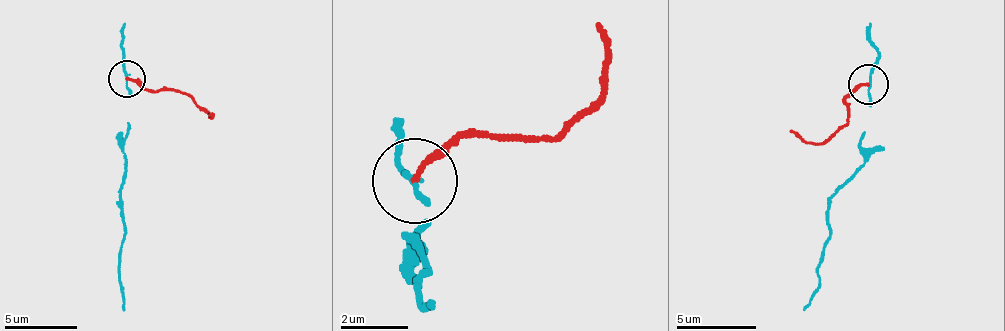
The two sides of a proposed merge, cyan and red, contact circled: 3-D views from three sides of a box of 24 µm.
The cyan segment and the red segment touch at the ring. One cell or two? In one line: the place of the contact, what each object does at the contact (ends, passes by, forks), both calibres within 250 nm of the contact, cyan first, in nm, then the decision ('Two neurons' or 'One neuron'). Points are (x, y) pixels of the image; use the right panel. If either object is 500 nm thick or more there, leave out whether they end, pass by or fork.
Place: (868, 84). At the ring cyan passes by. At the ring red ends. Thickness 120 nm (cyan) against 180 nm. Two neurons

